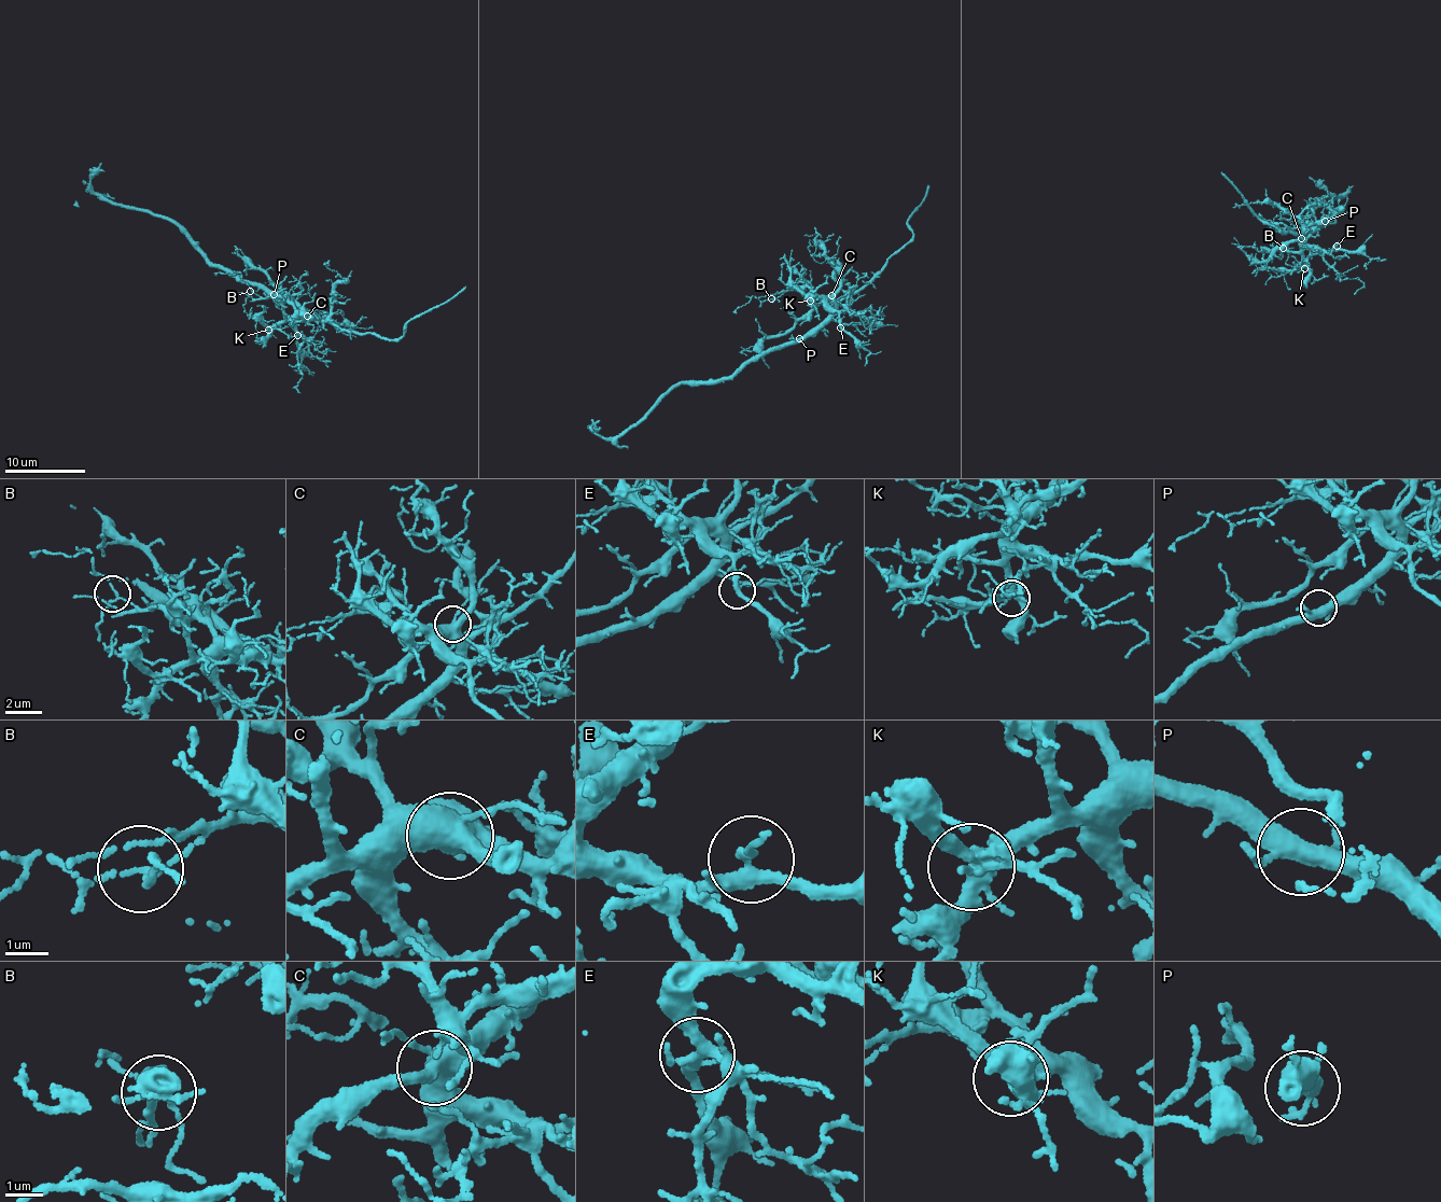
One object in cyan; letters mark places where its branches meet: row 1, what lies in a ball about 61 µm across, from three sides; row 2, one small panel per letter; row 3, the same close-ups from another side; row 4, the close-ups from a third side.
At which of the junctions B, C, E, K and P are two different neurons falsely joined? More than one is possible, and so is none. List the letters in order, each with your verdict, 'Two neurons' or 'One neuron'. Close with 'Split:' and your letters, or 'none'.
B: One neuron
C: One neuron
E: One neuron
K: One neuron
P: One neuron
Split: none

